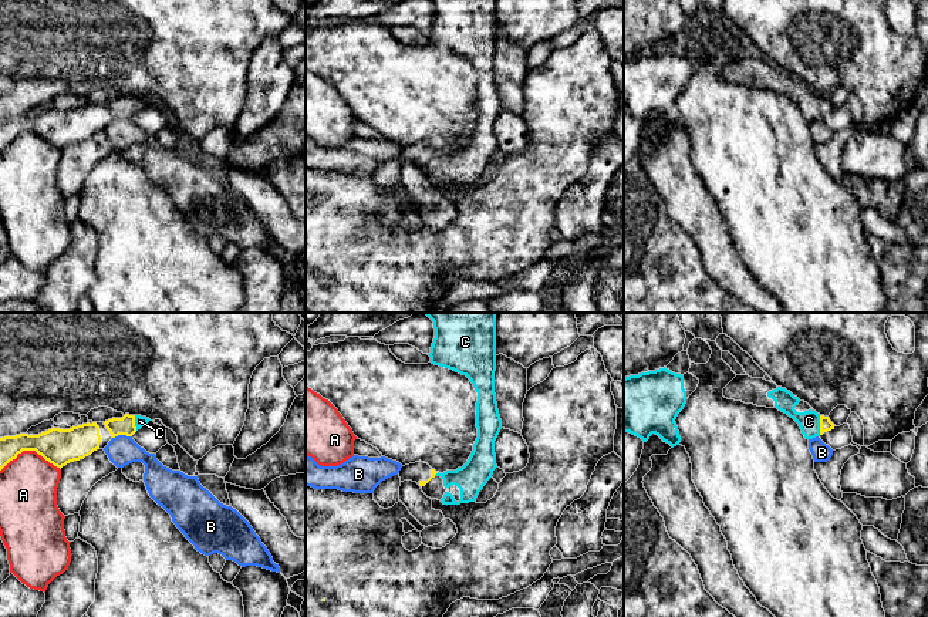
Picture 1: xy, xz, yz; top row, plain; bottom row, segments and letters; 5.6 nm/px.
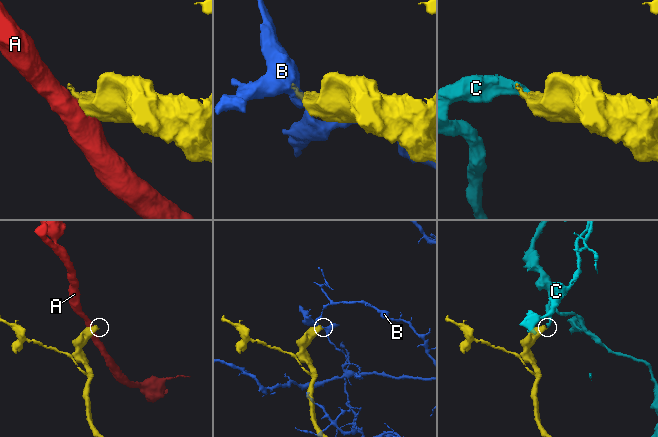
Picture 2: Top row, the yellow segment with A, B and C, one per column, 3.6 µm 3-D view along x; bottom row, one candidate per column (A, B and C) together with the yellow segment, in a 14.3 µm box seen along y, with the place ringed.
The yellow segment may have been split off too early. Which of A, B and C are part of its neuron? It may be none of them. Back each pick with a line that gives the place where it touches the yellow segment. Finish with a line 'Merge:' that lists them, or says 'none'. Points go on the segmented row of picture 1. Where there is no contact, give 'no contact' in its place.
C: meets yellow in yz at (820, 425)
Merge: C

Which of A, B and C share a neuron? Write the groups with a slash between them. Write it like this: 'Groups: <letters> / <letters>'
Groups: A / B / C

